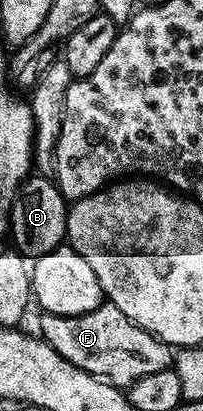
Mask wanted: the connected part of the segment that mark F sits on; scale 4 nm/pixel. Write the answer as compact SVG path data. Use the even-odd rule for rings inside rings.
M102 304L95 308L95 312L79 316L42 313L40 317L40 337L55 348L63 360L118 388L128 388L135 380L151 376L151 372L163 372L174 365L174 351L163 340L139 328L139 324L123 316L123 312L112 304Z

